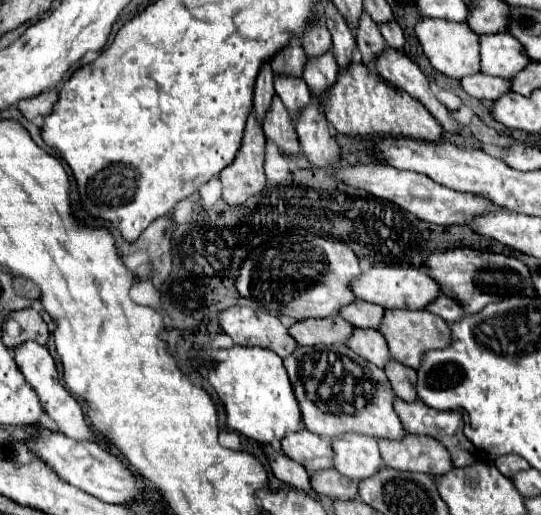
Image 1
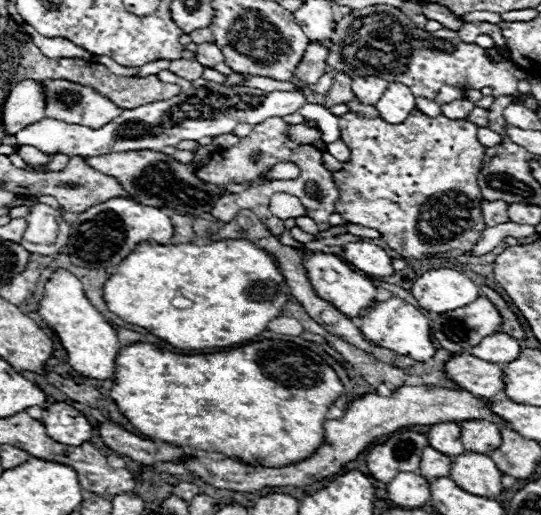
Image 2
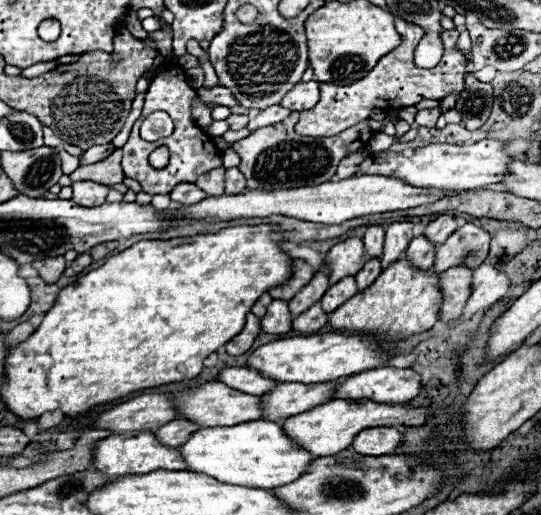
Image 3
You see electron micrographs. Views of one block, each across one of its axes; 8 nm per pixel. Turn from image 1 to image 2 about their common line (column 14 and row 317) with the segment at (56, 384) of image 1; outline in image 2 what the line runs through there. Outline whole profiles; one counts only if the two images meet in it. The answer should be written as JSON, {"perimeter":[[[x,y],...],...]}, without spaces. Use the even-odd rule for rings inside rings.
{"perimeter":[[[310,254],[304,260],[304,268],[308,272],[308,278],[310,278],[310,284],[312,284],[314,292],[322,300],[328,300],[332,306],[336,306],[340,312],[344,312],[348,318],[360,318],[376,302],[378,292],[376,292],[374,282],[364,278],[364,276],[360,276],[352,268],[348,268],[346,262],[340,260],[338,256],[332,256],[332,254]]]}

